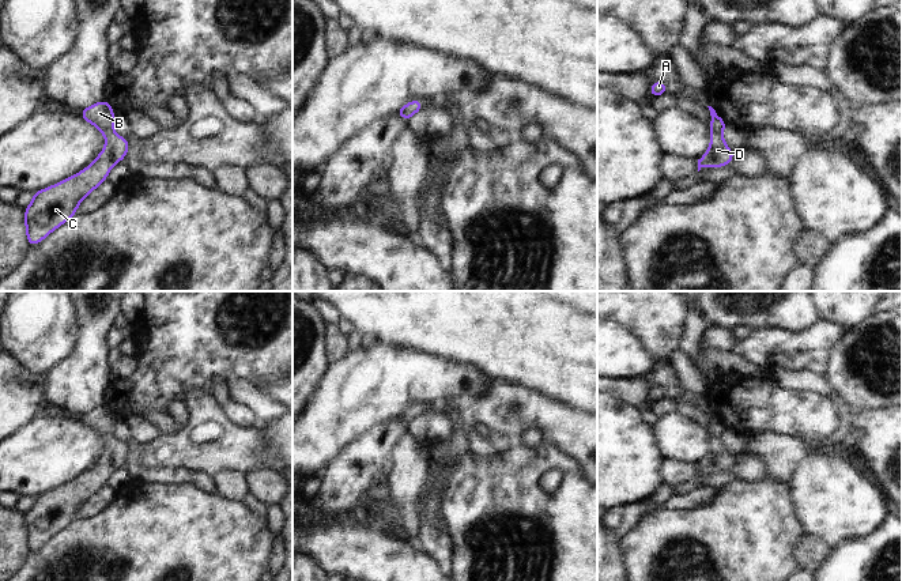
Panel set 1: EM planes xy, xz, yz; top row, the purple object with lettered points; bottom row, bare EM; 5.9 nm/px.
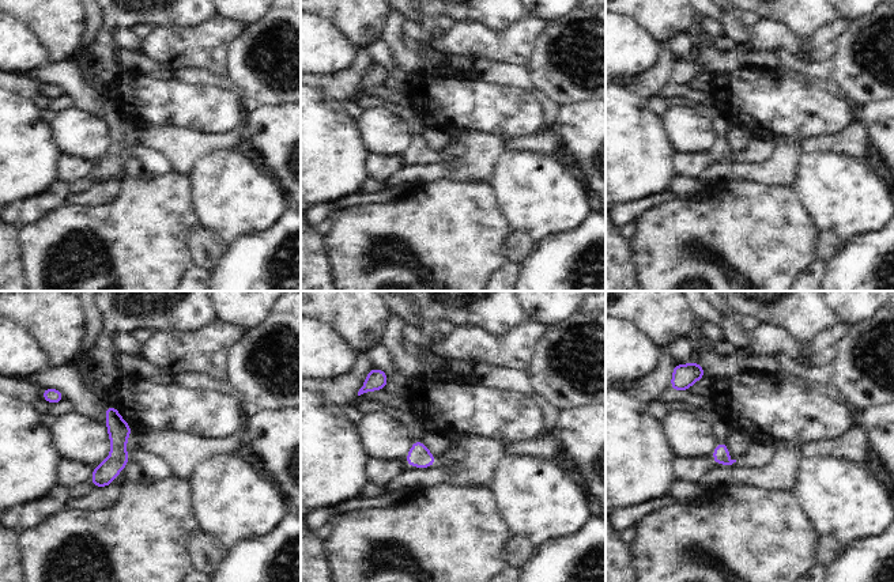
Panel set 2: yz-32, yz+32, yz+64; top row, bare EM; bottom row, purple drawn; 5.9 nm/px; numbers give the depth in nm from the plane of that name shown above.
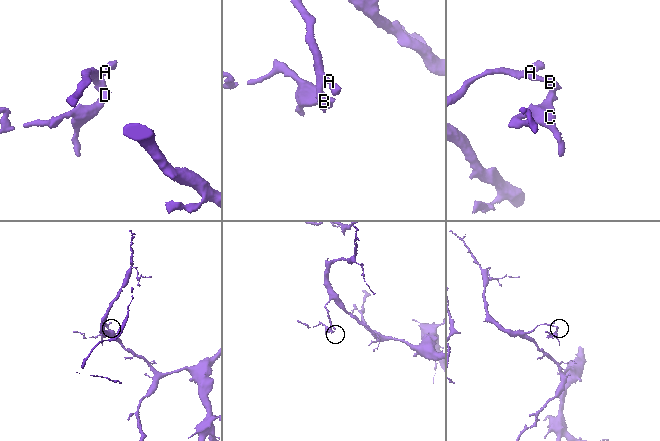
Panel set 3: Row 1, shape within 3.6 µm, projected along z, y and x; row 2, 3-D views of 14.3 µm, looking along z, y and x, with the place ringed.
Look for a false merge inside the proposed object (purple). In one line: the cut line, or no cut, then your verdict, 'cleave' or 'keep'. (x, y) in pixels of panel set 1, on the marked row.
cut none; keep

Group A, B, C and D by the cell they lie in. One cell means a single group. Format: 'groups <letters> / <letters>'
groups A B C D

